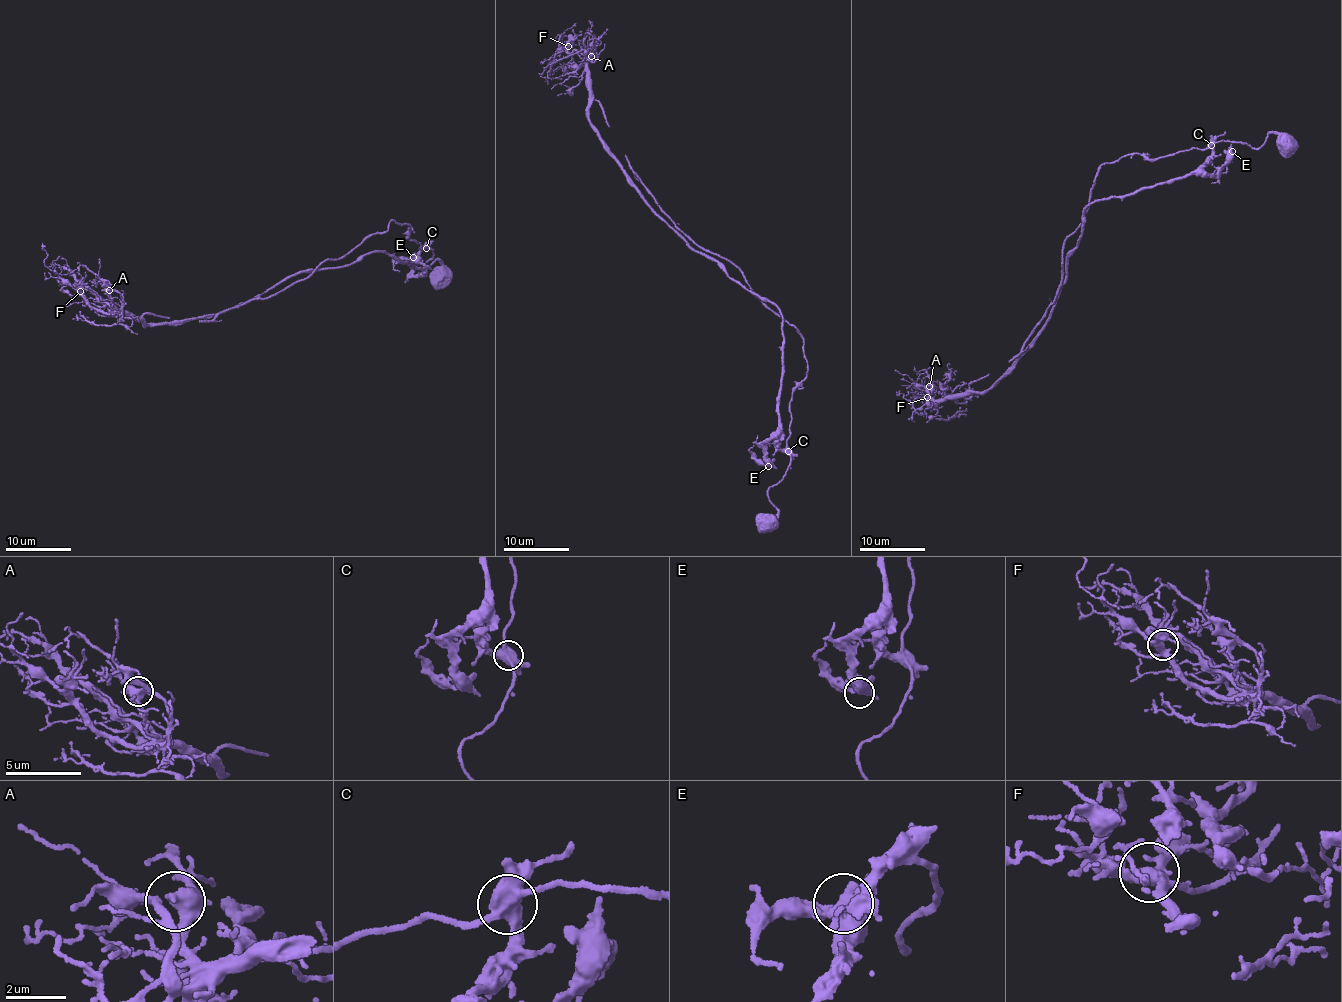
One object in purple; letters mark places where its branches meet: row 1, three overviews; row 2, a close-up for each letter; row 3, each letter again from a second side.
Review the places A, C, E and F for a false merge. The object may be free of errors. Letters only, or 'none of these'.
none of these

